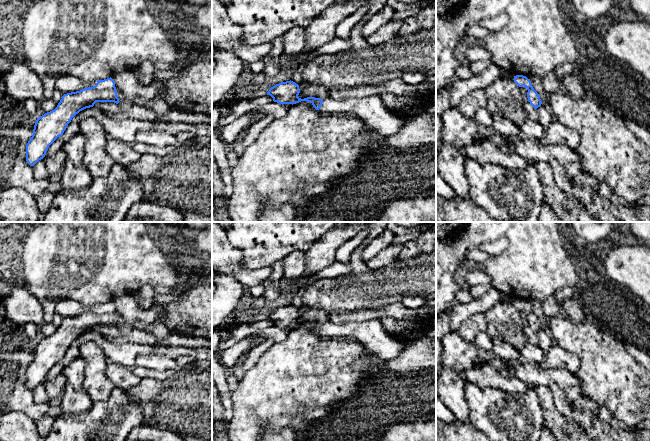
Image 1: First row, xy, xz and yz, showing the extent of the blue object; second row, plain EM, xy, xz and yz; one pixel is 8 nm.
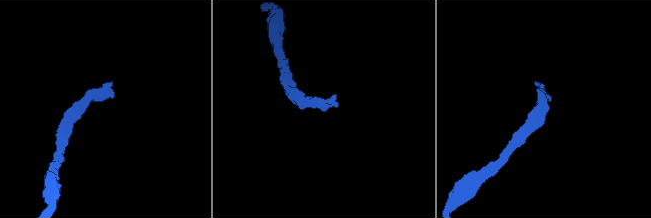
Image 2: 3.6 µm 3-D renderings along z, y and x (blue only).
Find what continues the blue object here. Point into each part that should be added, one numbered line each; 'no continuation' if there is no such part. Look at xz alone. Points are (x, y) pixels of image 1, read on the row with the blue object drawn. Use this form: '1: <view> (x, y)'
1: xz (375, 114)

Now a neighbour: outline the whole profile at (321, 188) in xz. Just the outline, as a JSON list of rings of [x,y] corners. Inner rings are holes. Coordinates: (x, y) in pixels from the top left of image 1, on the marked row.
[[[303,183],[300,191],[303,195],[316,196],[325,194],[329,190],[328,183],[308,184]]]

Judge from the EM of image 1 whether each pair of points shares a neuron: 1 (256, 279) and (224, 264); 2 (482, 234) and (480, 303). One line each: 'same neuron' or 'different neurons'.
1: same neuron
2: different neurons

